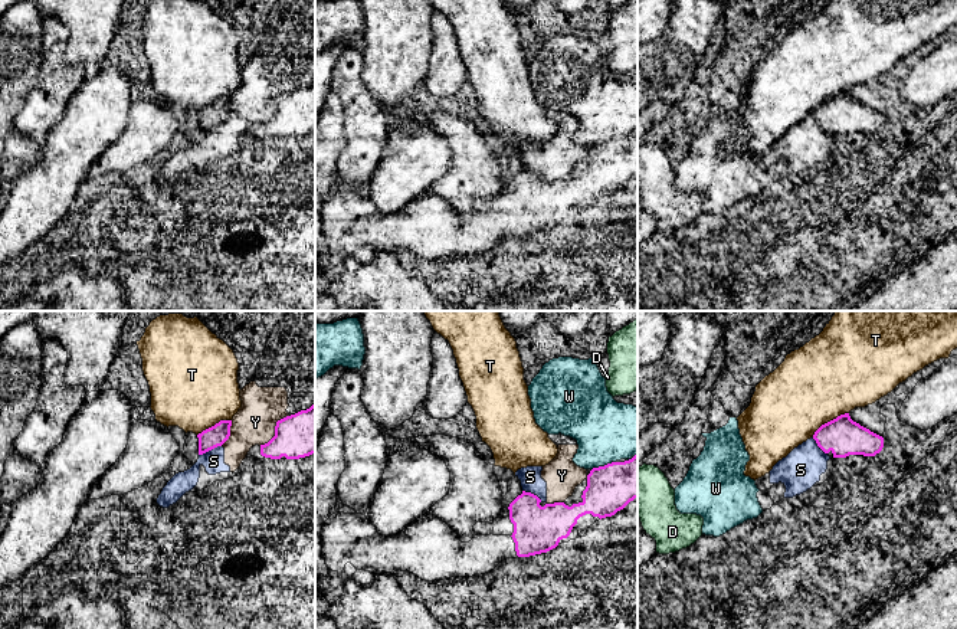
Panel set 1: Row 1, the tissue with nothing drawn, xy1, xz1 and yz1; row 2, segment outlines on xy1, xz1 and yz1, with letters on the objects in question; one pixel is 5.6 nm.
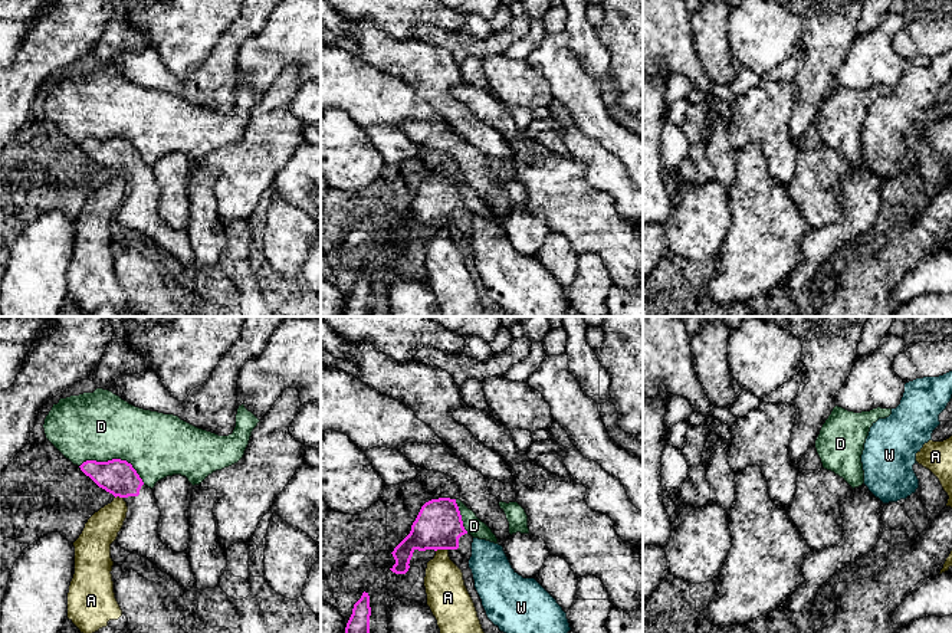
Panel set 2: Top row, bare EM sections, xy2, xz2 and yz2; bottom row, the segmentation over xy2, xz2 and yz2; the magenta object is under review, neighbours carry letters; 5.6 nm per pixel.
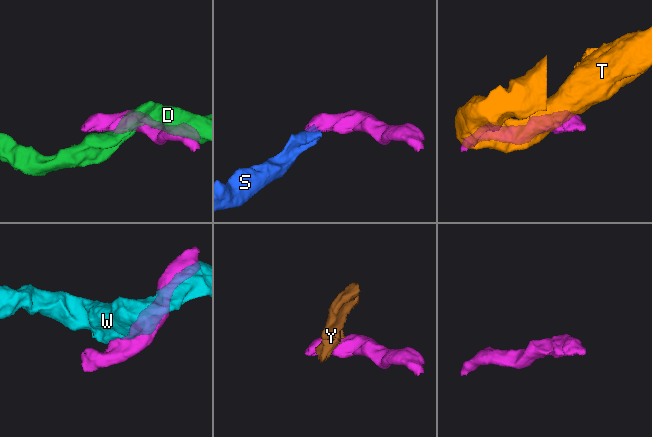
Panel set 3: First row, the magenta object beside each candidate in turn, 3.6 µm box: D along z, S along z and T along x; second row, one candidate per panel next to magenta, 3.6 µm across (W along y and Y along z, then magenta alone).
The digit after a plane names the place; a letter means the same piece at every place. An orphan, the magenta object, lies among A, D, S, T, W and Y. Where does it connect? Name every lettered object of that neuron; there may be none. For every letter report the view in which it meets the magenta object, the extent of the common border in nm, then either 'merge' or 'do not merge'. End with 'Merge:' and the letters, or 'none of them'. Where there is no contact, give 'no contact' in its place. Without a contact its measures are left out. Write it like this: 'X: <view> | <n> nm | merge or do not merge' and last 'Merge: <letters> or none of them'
A: xz2 | 70 nm | do not merge
D: xy2 | 380 nm | do not merge
S: xy1 | 140 nm | do not merge
T: yz1 | 240 nm | do not merge
W: xz1 | 140 nm | do not merge
Y: xy1 | 240 nm | do not merge
Merge: none of them

